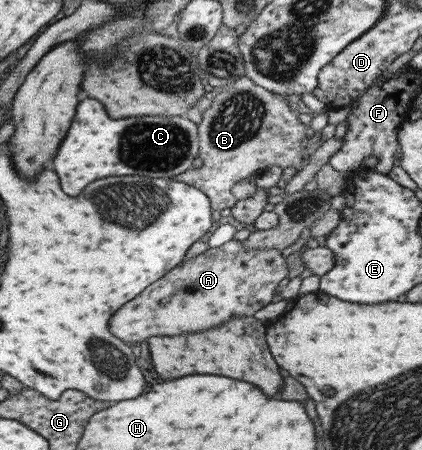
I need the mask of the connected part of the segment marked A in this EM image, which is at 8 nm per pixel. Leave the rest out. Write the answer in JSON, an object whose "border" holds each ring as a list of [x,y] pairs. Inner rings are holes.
{"border":[[[234,239],[223,246],[182,261],[160,280],[150,284],[140,296],[130,300],[110,318],[110,332],[134,343],[152,336],[176,336],[182,332],[200,332],[214,328],[234,316],[252,316],[271,303],[287,281],[286,258],[278,249],[246,249]]]}

